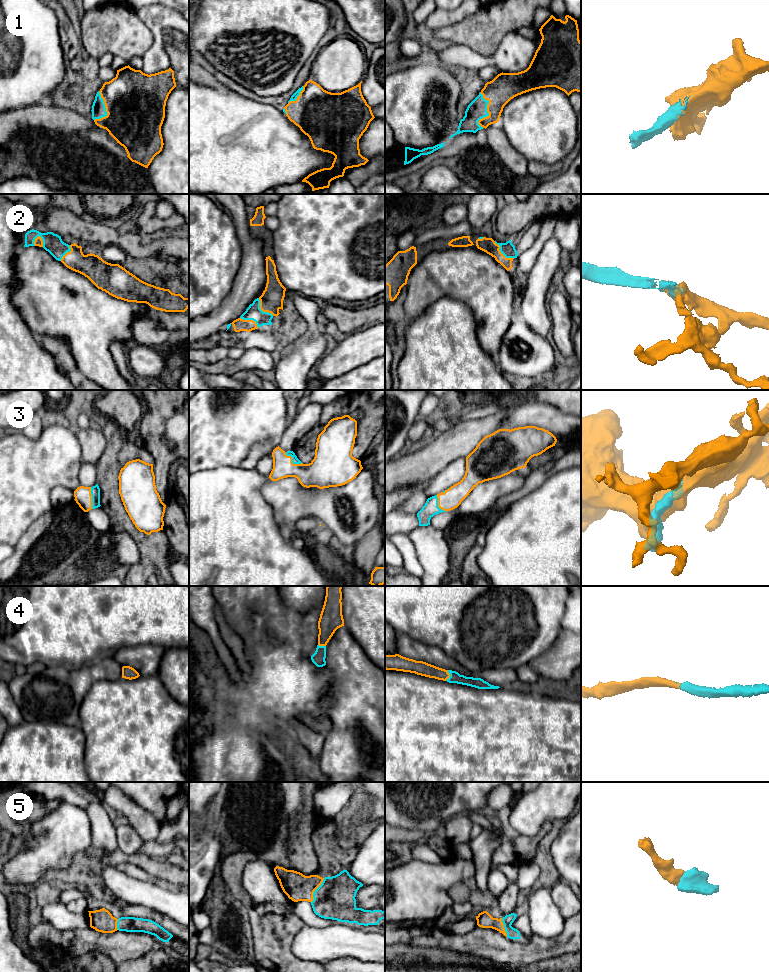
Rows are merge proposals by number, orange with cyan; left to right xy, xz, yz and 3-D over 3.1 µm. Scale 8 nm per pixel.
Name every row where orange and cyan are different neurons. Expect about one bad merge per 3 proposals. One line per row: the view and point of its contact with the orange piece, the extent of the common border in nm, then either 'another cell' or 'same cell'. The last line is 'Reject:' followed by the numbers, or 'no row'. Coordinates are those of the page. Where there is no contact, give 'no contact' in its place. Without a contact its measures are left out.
1: contact yz (487, 111); length 280 nm; same cell
2: contact yz (501, 253); length 220 nm; same cell
3: contact xz (291, 461); length 160 nm; same cell
4: contact yz (449, 675); length 90 nm; same cell
5: contact xz (315, 889); length 220 nm; same cell
Reject: no row

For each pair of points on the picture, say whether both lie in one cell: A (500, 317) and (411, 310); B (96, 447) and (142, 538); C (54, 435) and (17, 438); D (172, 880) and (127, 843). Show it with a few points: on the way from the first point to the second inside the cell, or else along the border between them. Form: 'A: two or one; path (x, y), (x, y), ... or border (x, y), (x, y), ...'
A: one; path (478, 295), (472, 289), (433, 289)
B: two; border (103, 432), (106, 438), (106, 448), (96, 464)
C: one; path (45, 444), (26, 444)
D: two; border (117, 848), (126, 853), (138, 851)

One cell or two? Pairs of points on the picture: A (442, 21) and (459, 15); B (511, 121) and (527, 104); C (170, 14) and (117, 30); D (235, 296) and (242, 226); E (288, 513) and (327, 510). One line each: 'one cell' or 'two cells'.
A: one cell
B: one cell
C: two cells
D: one cell
E: one cell

